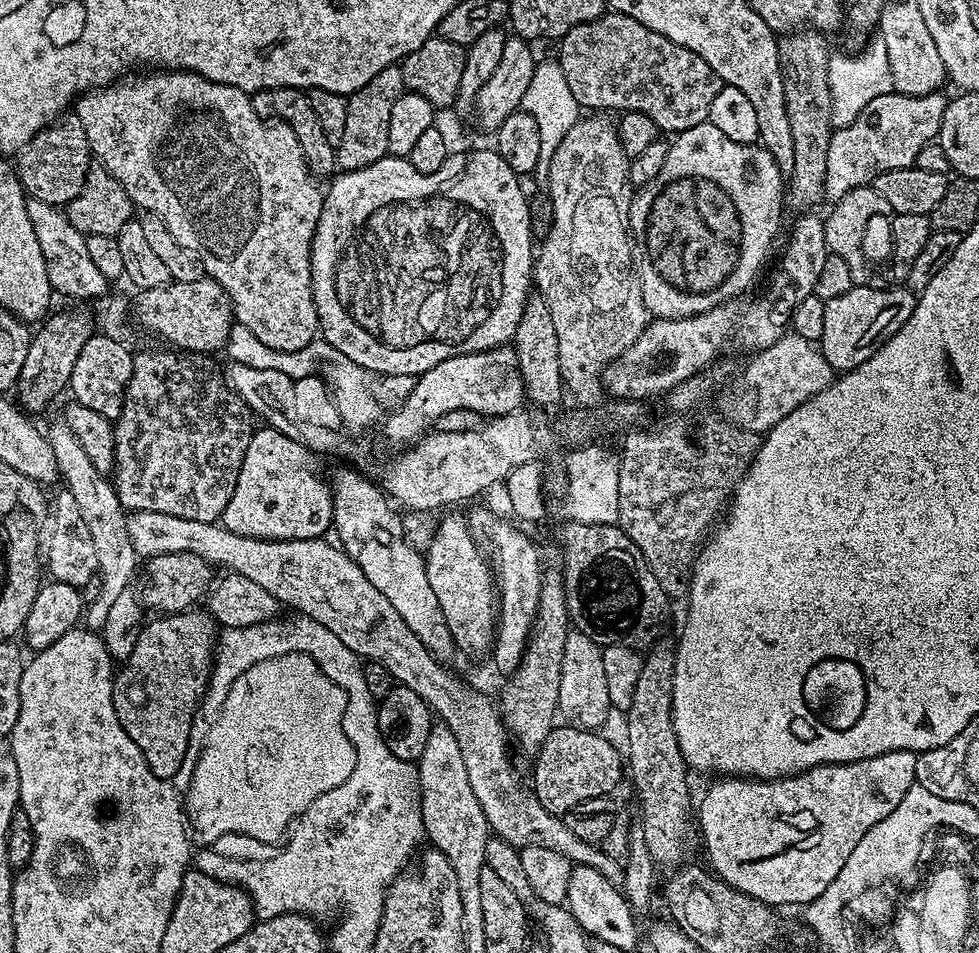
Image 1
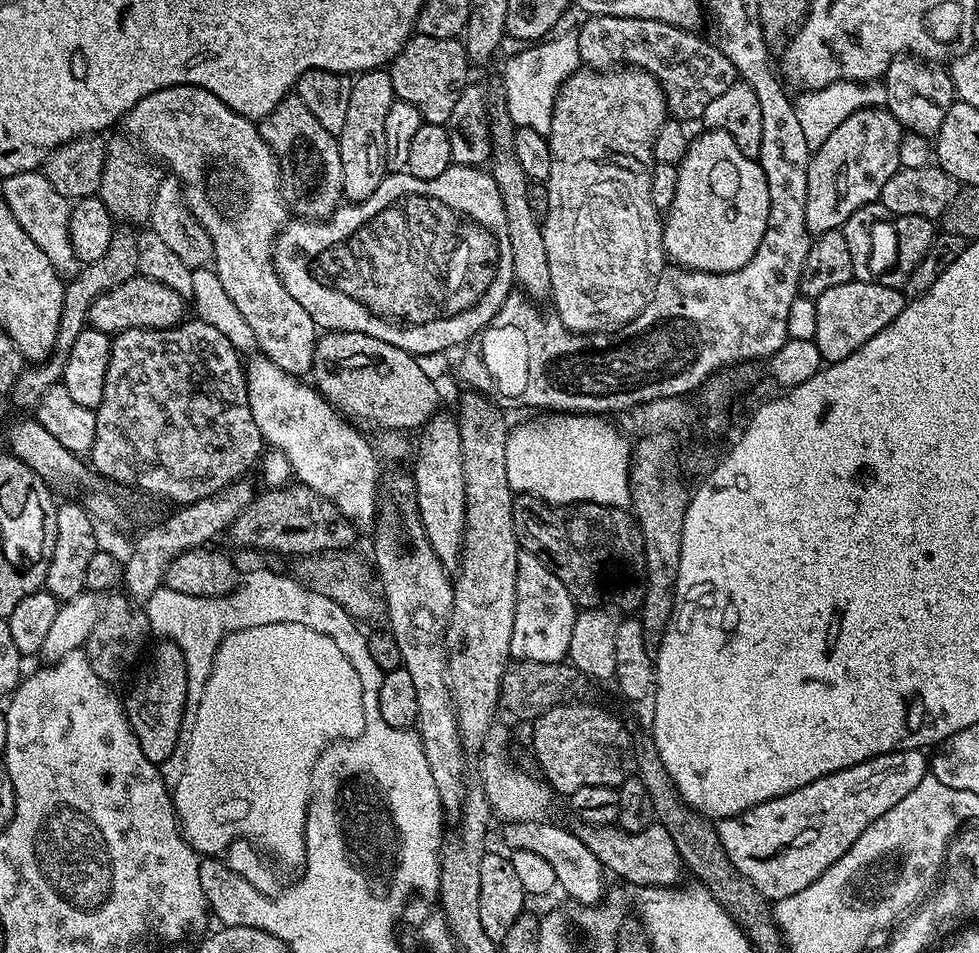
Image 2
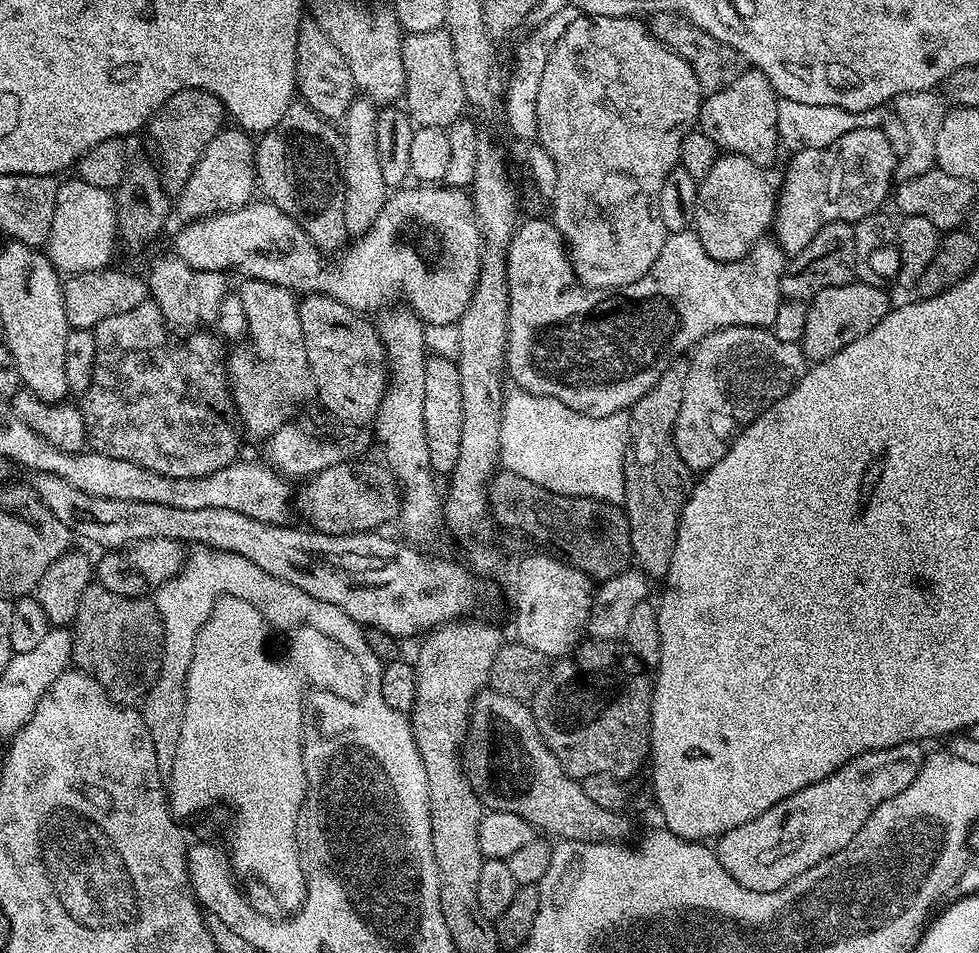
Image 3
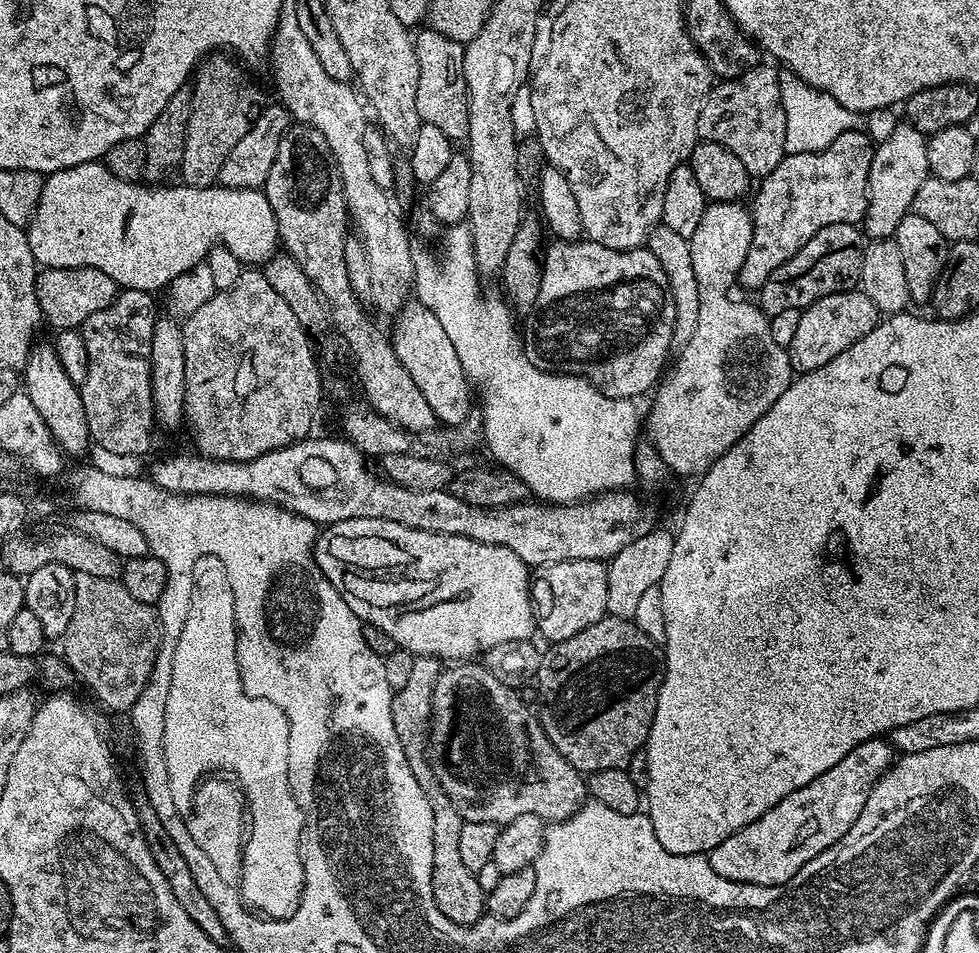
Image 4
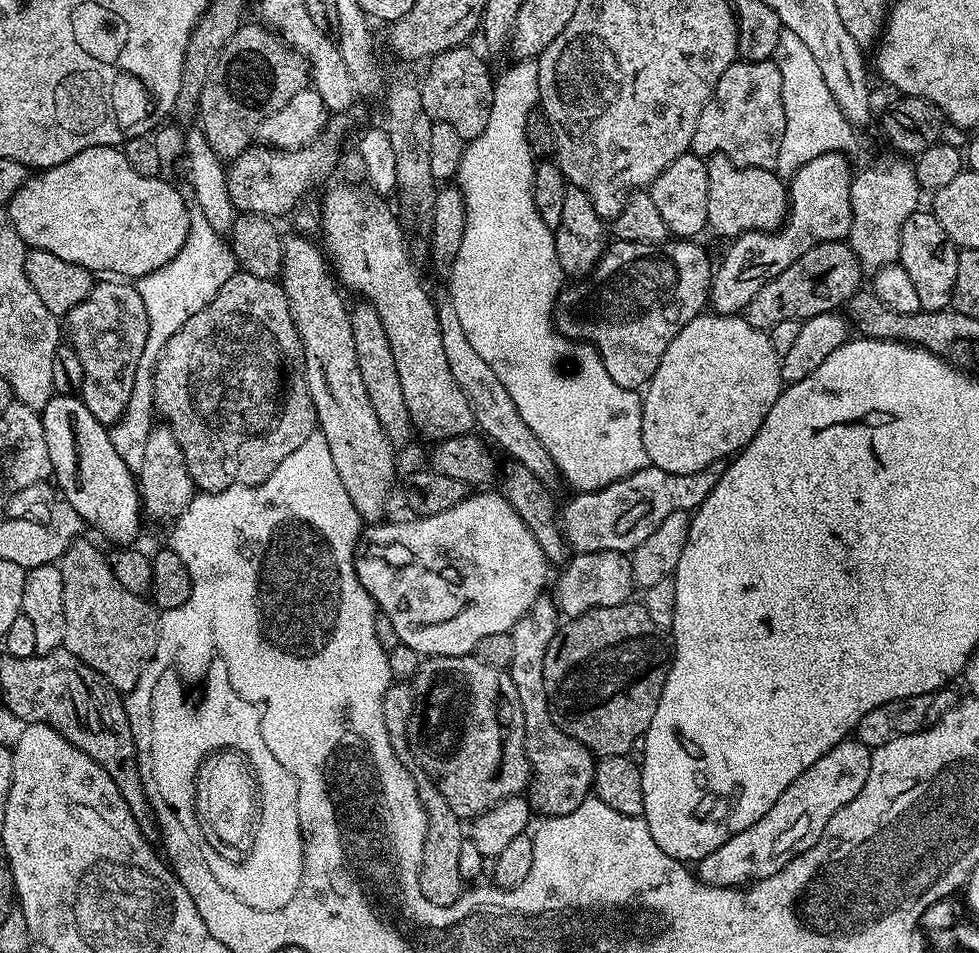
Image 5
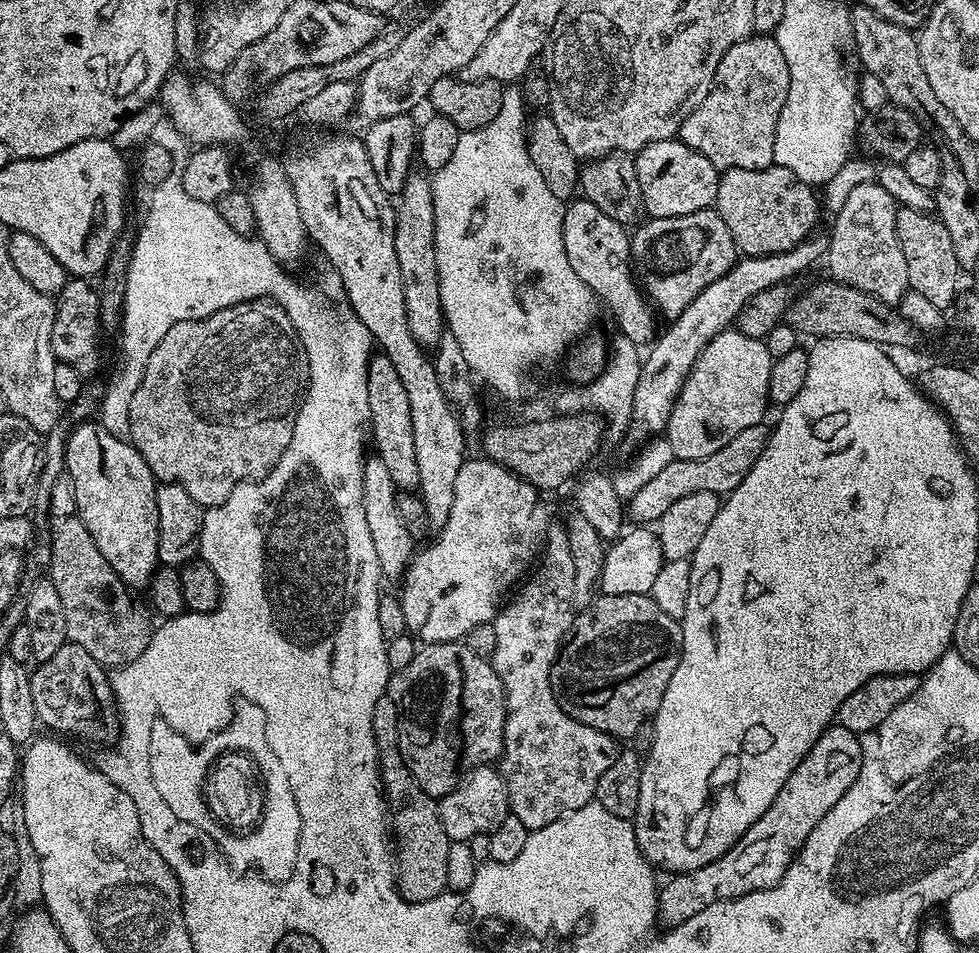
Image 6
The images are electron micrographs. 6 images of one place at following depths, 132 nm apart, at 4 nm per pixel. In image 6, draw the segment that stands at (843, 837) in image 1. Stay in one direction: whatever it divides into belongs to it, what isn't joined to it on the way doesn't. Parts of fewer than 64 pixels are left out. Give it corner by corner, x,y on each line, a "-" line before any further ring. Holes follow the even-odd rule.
833,723
810,746
806,758
794,766
790,778
782,782
778,798
770,802
770,810
742,834
742,838
722,858
710,862
693,872
675,873
660,888
656,904
660,907
660,920
669,929
694,918
698,910
715,906
719,900
733,900
747,892
757,892
775,886
786,874
790,862
803,848
810,830
826,818
830,806
854,786
862,770
862,746
857,733

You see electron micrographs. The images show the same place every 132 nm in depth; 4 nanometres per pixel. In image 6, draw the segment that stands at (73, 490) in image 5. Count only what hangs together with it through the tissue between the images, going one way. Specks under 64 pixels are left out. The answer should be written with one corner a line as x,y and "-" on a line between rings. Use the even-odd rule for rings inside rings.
80,422
76,429
68,432
68,449
64,455
66,474
74,482
74,495
78,497
76,515
90,530
90,538
94,538
94,546
102,550
102,558
110,562
114,574
122,578
129,589
147,589
148,581
156,572
158,558
158,506
156,490
158,481
153,476
150,466
138,454
138,450
128,440
114,438
99,422

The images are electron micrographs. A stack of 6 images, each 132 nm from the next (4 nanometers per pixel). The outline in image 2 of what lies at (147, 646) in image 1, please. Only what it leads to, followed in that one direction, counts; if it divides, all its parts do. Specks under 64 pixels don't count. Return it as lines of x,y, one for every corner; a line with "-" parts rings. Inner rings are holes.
160,642
152,652
152,665
149,666
148,672
137,678
136,685
128,692
128,700
126,696
123,701
124,712
138,738
138,746
142,746
142,754
146,754
146,758
150,758
154,765
162,765
164,760
174,753
179,732
182,730
187,696
186,658
176,644

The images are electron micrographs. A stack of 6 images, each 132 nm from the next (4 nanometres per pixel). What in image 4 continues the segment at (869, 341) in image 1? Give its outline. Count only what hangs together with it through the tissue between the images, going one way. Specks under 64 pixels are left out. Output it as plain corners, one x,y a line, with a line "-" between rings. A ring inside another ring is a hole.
859,290
835,292
826,294
826,298
818,298
818,302
801,311
794,338
787,348
793,373
809,372
818,370
818,366
826,366
830,358
838,358
842,350
850,350
854,342
864,341
866,334
870,334
870,330
874,330
881,319
882,313
874,306
874,302
870,302
870,298
866,298
866,294

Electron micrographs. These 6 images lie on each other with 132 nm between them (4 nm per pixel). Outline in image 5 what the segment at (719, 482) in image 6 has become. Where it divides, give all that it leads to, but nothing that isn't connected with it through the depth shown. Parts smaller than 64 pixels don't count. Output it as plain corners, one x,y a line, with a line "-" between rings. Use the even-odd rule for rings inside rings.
718,463
698,470
694,474
670,474
661,468
649,466
593,492
576,492
565,504
563,501
558,512
558,523
563,543
568,548
572,547
571,551
576,554
581,552
630,554
638,546
642,546
642,542
646,542
646,538
650,538
650,534
654,534
654,530
658,530
658,526
662,526
662,518
675,512
691,513
699,508
701,502
710,494
710,490
714,490
714,486
724,469
725,465

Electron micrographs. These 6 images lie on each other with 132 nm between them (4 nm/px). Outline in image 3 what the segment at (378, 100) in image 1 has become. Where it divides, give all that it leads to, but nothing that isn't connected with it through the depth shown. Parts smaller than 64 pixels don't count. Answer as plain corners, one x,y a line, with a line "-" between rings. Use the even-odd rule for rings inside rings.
357,98
346,110
342,121
344,137
344,189
346,190
346,230
349,237
364,236
374,226
390,189
382,178
378,162
378,108
367,98

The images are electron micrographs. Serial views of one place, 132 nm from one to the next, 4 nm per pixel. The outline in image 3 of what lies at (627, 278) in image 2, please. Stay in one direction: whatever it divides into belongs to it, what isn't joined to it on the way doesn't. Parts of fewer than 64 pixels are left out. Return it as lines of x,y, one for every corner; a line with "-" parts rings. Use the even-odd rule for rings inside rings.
577,15
576,20
566,26
566,34
558,38
546,62
546,70
542,70
542,86
538,86
538,130
535,139
539,147
544,148
550,158
554,158
554,166
558,166
558,186
550,198
550,219
564,237
577,280
589,288
621,288
638,282
638,278
642,278
642,274
646,274
660,257
666,239
658,210
662,182
666,182
666,174
679,165
682,138
686,138
686,134
697,127
700,119
702,89
694,70
677,52
672,52
662,41
654,38
648,31
647,23
640,22
631,16

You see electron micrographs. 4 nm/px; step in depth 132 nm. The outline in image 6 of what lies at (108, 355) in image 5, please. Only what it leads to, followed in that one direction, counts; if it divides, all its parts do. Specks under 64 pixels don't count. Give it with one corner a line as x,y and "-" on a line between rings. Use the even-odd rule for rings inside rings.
70,278
55,297
56,313
50,334
50,346
61,364
74,366
85,377
91,378
100,364
100,319
101,289
92,285
88,278

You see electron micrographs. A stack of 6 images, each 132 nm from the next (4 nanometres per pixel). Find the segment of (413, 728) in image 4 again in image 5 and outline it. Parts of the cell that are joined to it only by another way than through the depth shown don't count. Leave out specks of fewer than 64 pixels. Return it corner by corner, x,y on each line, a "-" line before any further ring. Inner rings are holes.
393,682
382,698
382,718
386,726
386,734
390,734
390,746
394,746
394,754
402,766
411,770
424,807
426,823
424,826
424,859
420,869
420,889
425,898
434,906
442,910
451,909
460,893
465,891
466,881
458,870
459,852
462,851
462,842
466,838
466,828
462,825
462,817
450,810
450,802
442,798
438,786
429,776
417,766
412,751
408,749
408,719
412,713
412,689
407,683

